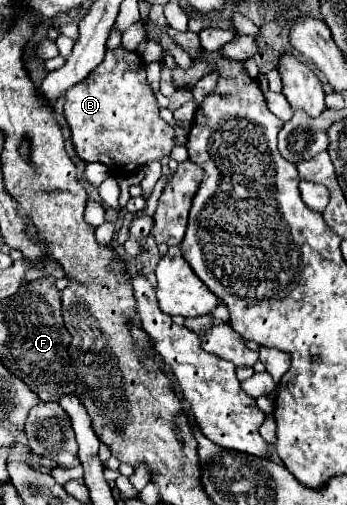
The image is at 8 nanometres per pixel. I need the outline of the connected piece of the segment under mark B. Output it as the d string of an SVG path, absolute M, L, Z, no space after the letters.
M124 47L106 51L104 61L82 83L70 87L64 97L64 117L70 127L70 139L74 151L78 153L78 159L84 163L98 161L106 165L112 175L126 177L150 161L168 157L174 149L174 129L160 117L156 95L152 93L146 81L146 65L142 63L142 57L136 51L128 51Z

